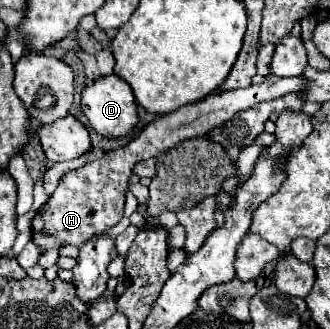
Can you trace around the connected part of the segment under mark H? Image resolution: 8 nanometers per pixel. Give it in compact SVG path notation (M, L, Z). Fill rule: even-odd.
M268 74L266 80L258 86L210 94L198 104L190 104L190 106L180 108L178 112L170 112L166 116L156 118L154 122L146 124L144 130L130 144L126 144L118 150L104 152L104 156L100 160L94 160L94 162L90 162L90 164L86 164L78 170L66 172L60 178L56 192L50 196L50 200L44 204L44 208L40 208L40 212L32 220L32 232L34 232L32 240L38 244L38 248L42 252L46 252L50 248L62 248L66 244L82 246L94 234L102 234L122 220L122 216L124 216L124 192L128 188L128 178L130 178L132 166L136 162L158 156L156 152L164 152L164 150L172 148L174 144L178 144L186 138L206 134L212 128L216 128L216 126L228 122L230 118L234 118L238 112L244 112L244 110L248 110L248 108L252 108L260 102L270 102L270 100L276 100L284 94L290 94L290 92L302 92L302 88L306 88L304 76L282 78L282 76L270 76Z

